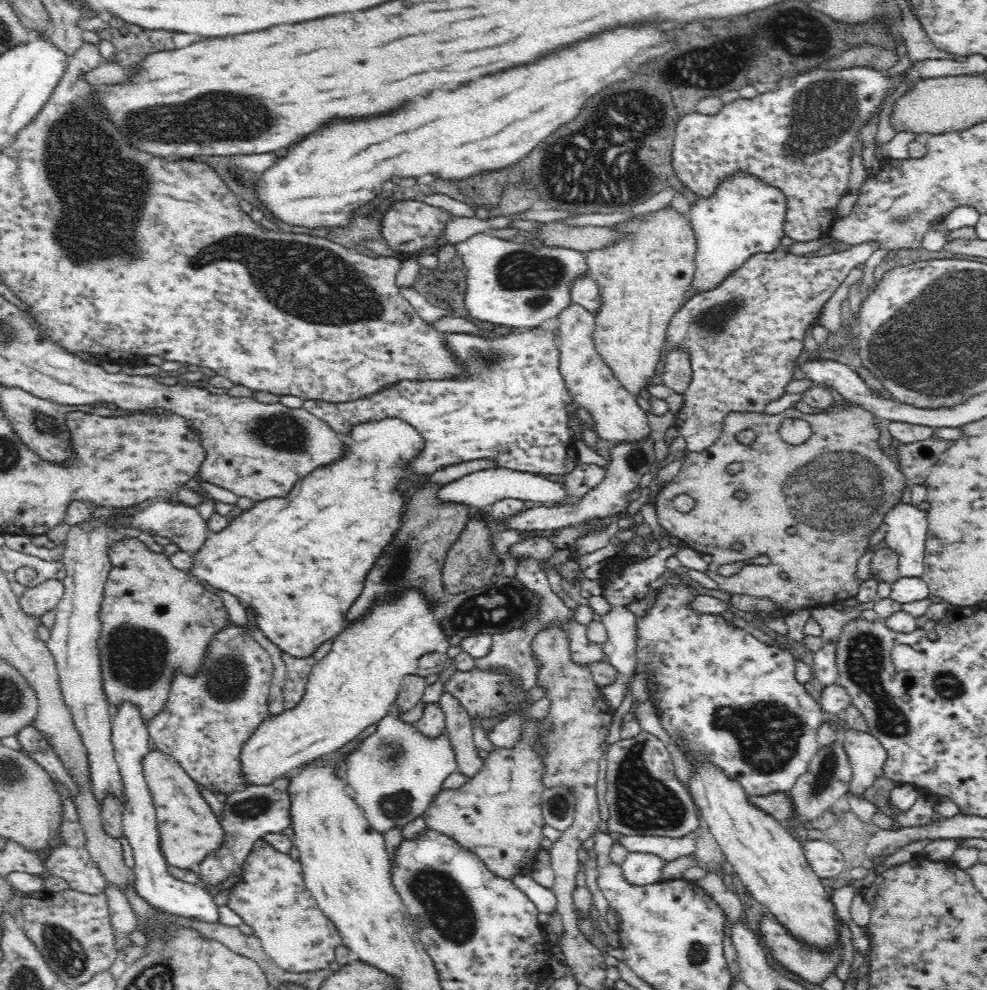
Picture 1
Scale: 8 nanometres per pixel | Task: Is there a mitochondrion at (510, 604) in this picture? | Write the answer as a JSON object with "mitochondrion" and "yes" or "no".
{"mitochondrion":"yes"}

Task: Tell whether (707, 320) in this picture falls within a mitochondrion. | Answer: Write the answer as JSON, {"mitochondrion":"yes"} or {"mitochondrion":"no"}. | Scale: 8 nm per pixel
{"mitochondrion":"yes"}

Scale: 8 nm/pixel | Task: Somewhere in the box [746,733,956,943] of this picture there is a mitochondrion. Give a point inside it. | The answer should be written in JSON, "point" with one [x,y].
{"point":[823,771]}

